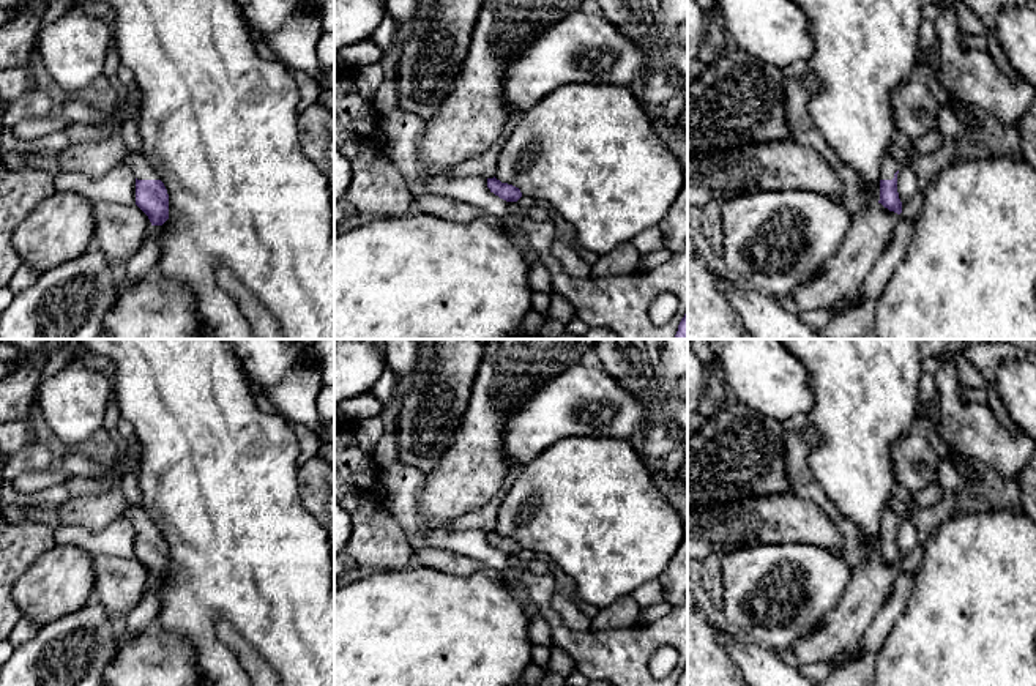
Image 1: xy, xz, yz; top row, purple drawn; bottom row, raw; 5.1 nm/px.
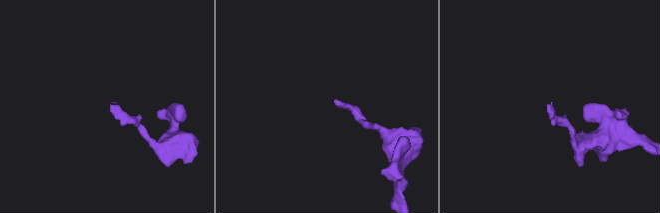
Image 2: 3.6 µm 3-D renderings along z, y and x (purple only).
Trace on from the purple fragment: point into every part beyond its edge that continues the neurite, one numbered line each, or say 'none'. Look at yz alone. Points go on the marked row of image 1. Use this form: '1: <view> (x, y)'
1: yz (842, 275)

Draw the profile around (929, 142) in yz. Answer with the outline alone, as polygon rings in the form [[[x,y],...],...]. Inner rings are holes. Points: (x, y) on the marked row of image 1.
[[[932,129],[913,140],[915,153],[927,155],[937,151],[943,144],[943,136],[938,129]]]

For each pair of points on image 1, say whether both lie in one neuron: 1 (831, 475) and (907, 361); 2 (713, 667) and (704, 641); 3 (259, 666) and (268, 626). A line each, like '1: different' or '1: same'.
1: same
2: same
3: different

